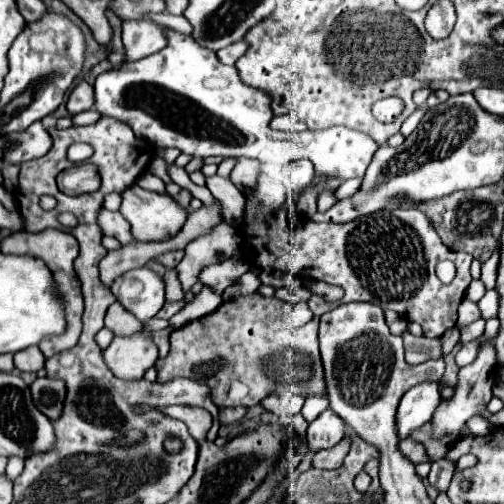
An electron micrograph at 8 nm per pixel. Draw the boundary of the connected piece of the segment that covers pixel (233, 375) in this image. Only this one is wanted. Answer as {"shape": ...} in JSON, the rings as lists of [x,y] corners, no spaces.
{"shape":[[[257,291],[229,299],[213,313],[169,335],[169,353],[155,363],[157,379],[195,379],[211,389],[215,401],[229,401],[229,407],[253,407],[269,393],[323,395],[327,387],[317,345],[319,319],[313,317],[307,325],[293,327],[289,313],[289,303],[263,297]]]}

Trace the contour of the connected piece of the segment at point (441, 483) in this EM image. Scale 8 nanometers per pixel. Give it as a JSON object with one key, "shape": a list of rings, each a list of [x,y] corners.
{"shape":[[[439,459],[439,461],[431,463],[431,473],[429,473],[427,481],[433,489],[437,489],[439,493],[447,493],[451,477],[453,477],[453,463],[451,461]]]}

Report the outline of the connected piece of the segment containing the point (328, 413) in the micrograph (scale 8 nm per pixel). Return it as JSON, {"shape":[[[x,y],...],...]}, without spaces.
{"shape":[[[325,409],[307,429],[305,443],[309,451],[317,453],[317,451],[335,447],[343,439],[343,427],[345,427],[343,419],[331,409]]]}

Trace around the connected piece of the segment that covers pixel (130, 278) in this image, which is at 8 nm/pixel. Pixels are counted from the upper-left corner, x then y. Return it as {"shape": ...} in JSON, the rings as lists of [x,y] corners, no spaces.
{"shape":[[[139,267],[123,273],[115,279],[111,291],[117,301],[139,321],[155,317],[165,301],[163,281],[149,267]]]}

